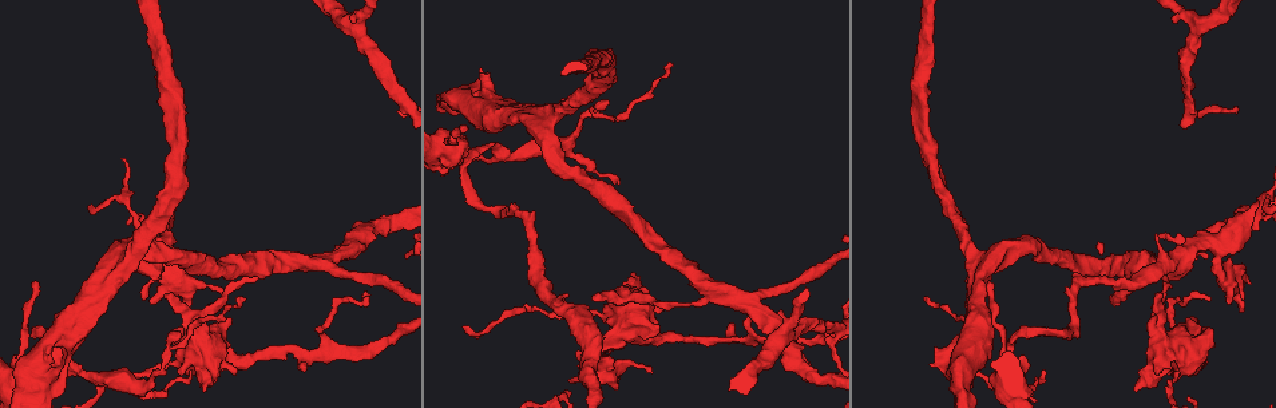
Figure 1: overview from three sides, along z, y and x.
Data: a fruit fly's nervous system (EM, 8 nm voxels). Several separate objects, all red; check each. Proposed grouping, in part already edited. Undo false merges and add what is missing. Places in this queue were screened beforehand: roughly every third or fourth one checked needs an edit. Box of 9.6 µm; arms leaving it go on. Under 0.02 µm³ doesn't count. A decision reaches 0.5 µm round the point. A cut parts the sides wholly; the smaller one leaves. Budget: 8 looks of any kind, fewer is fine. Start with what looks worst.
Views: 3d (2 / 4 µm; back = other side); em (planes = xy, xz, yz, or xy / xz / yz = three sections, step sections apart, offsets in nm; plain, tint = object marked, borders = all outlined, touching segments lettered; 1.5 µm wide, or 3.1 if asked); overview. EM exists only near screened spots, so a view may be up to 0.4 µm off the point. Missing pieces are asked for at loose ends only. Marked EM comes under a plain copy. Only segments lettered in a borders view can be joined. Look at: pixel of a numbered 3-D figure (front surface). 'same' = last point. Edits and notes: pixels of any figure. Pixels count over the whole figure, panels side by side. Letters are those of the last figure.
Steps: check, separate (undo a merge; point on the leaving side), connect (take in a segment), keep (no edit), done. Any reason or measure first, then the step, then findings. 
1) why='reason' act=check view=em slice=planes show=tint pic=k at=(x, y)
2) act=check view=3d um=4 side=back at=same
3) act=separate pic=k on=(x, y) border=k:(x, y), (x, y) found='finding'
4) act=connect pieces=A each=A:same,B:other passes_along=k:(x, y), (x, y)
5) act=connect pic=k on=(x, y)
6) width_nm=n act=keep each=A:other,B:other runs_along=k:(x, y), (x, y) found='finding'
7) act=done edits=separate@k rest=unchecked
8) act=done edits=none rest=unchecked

why='calibre changes' act=check view=3d um=4 pic=1 at=(710, 296)

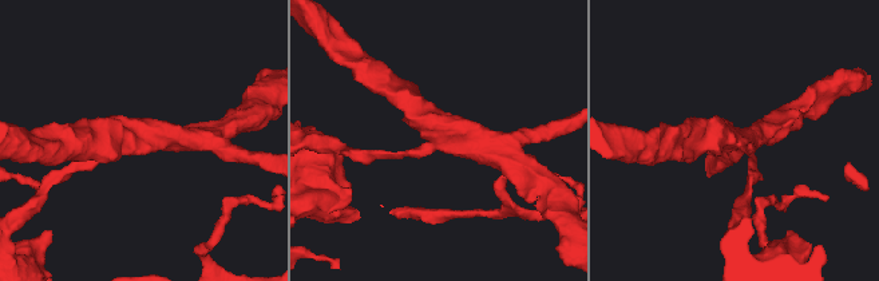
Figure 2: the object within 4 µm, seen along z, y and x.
arms=3 act=check view=em slice=xy step=8 show=tint pic=2 at=(437, 134)

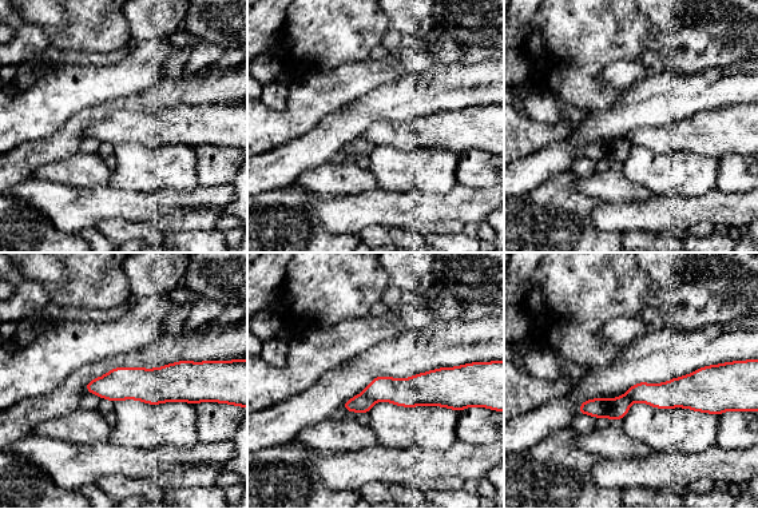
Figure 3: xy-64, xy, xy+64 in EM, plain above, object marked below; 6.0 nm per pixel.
why='cut it another way' act=check view=em slice=planes show=borders at=same

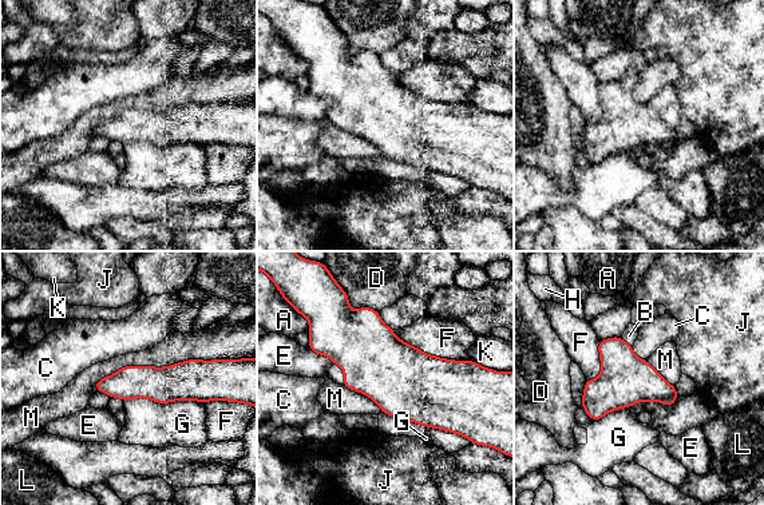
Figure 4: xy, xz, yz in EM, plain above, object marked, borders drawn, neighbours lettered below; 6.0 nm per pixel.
act=separate pic=4 on=(671, 401) each=A:other,B:other,C:other,D:other,E:other,F:other,G:other,H:other,J:other,K:other,L:other,M:other found='a second neuron is stuck on'

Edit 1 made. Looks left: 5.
why='redraw' act=check view=overview

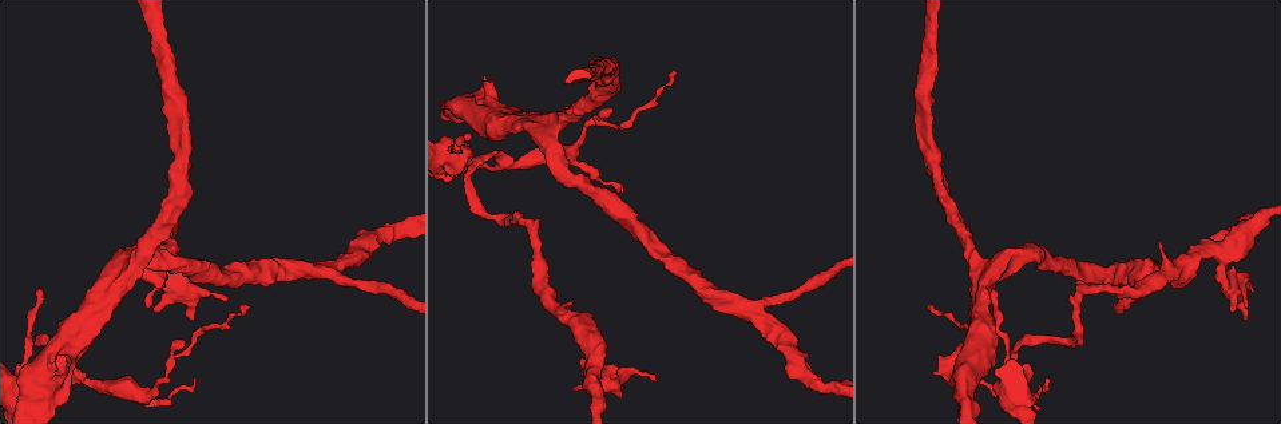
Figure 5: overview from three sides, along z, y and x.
why='branch stops here' act=check view=em slice=planes show=borders pic=5 at=(935, 373)

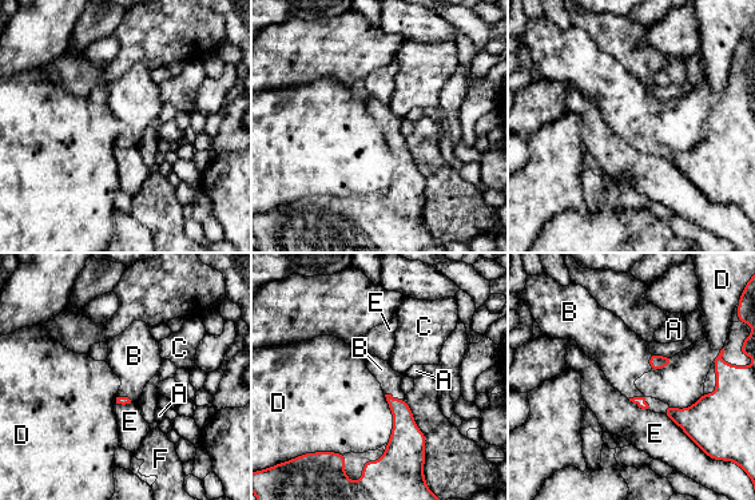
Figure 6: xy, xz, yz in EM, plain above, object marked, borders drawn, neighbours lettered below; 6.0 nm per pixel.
longest_contact=E:400nm act=connect pieces=B each=A:other,B:same,C:other,D:other,E:other,F:other passes_along=6:(406, 437), (393, 399), (390, 380) found='it goes on there'

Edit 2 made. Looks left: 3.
act=done edits=separate@4,connect@6 rest=unchecked

